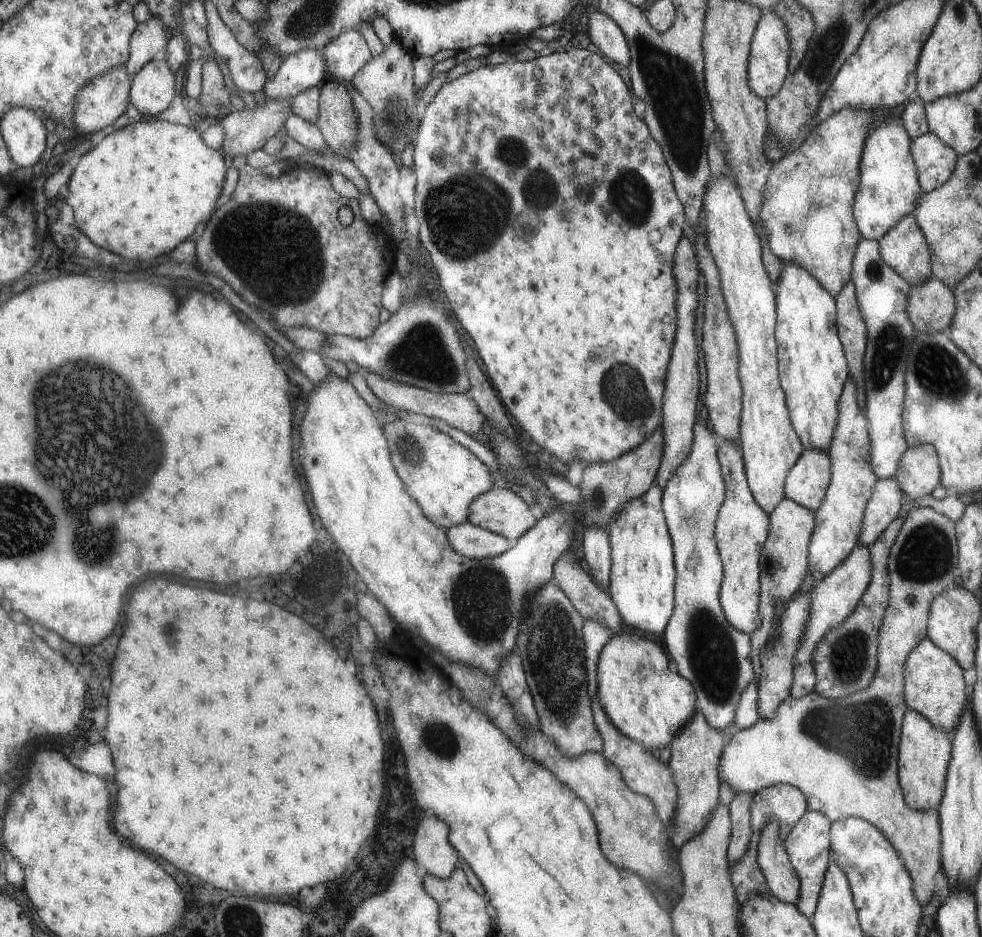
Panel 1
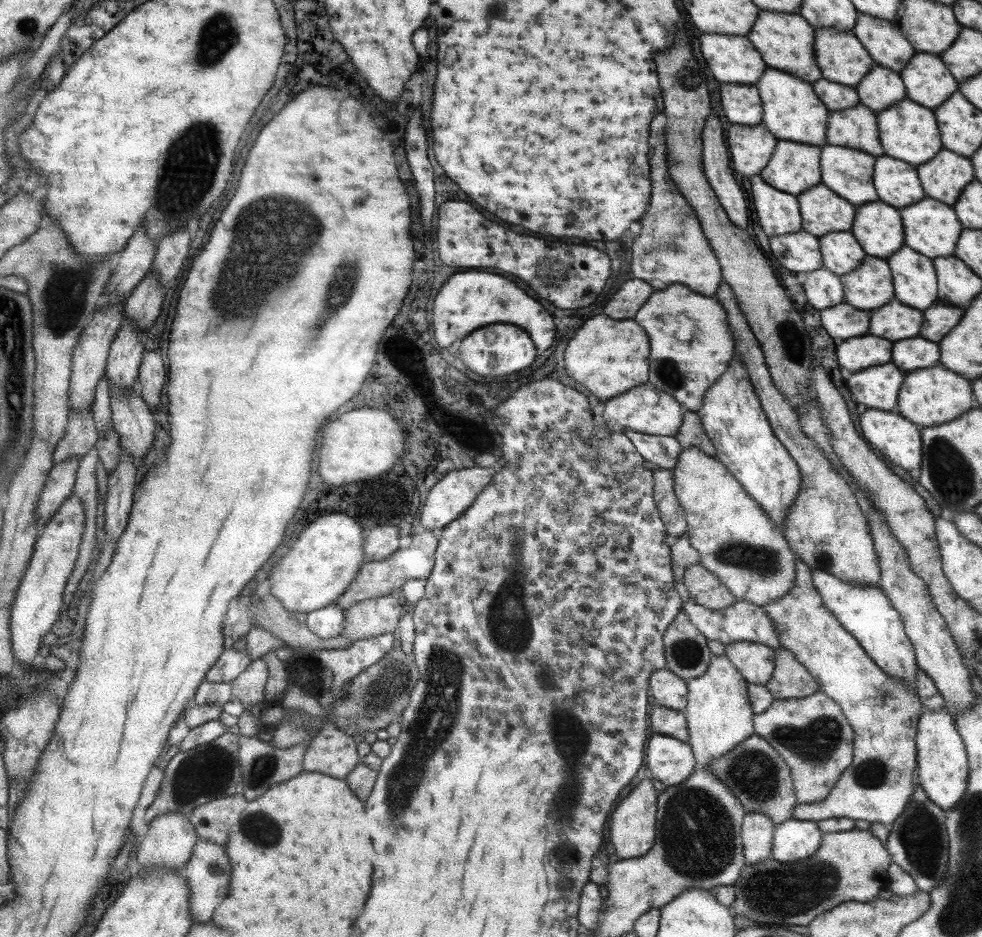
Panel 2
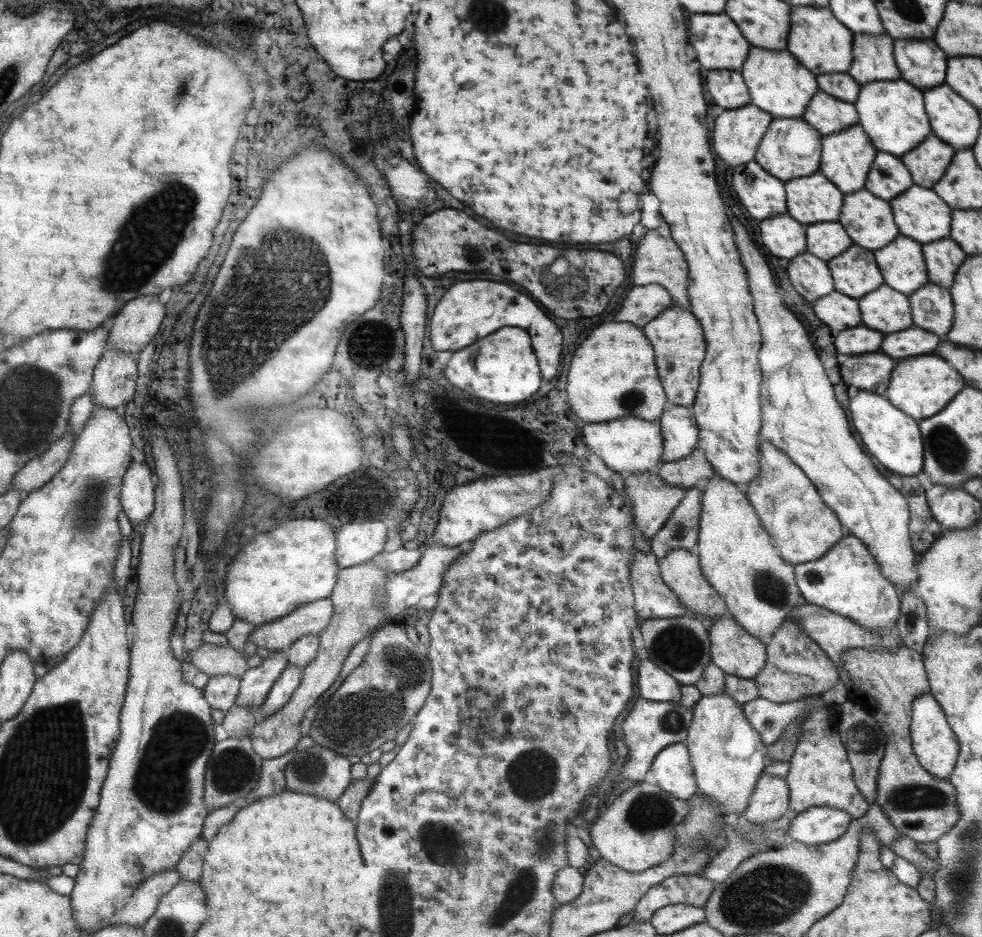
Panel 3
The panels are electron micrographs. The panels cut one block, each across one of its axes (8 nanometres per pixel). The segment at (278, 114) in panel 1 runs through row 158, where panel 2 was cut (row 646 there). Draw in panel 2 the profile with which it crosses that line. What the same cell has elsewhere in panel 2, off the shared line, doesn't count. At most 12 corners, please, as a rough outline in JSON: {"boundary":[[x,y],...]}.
{"boundary":[[230,645],[206,679],[232,683],[248,668],[246,650]]}

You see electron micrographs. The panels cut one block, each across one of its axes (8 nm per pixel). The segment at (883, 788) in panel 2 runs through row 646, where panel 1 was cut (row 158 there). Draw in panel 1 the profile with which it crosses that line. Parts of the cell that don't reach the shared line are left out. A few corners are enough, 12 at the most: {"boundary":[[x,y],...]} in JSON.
{"boundary":[[846,107],[773,166],[759,228],[833,296],[851,280],[867,135]]}

